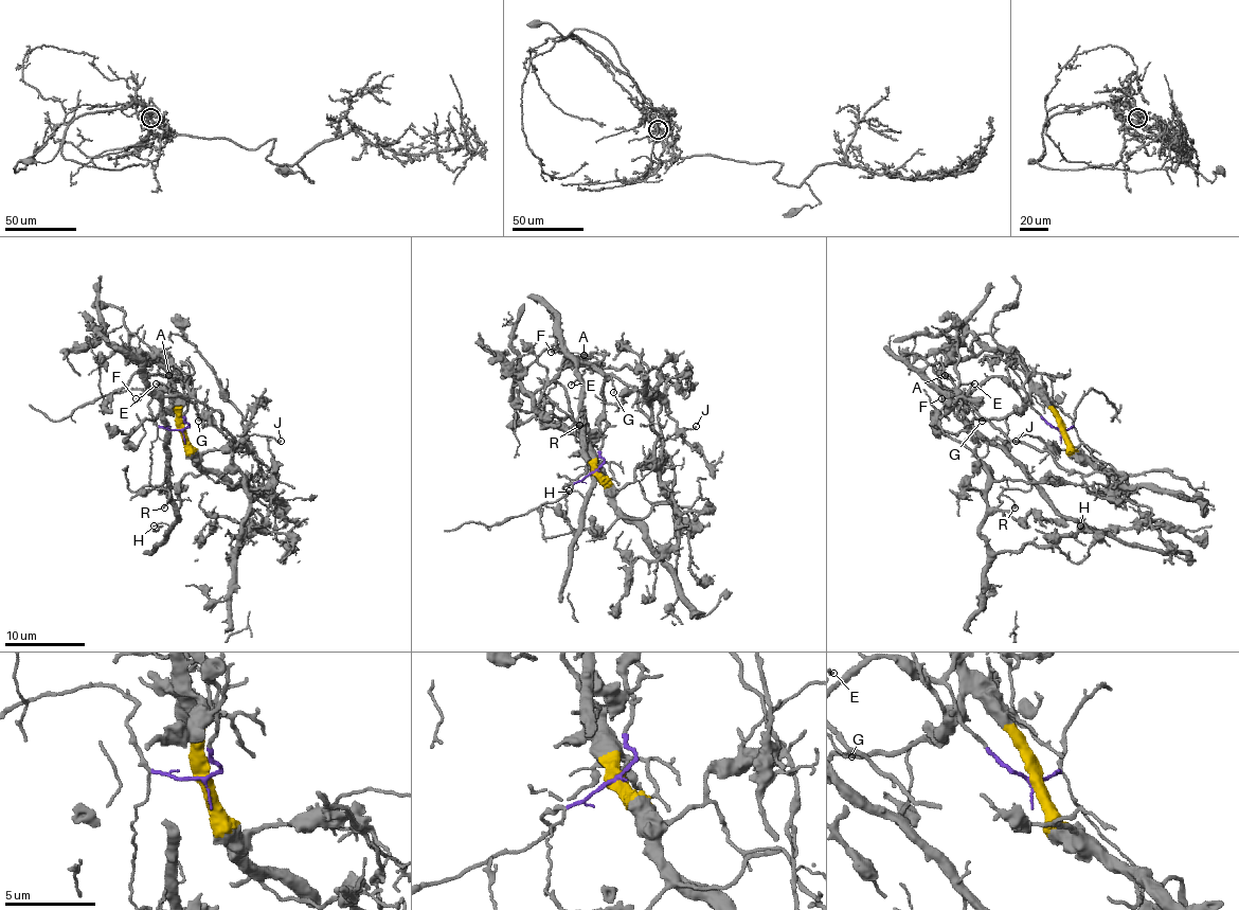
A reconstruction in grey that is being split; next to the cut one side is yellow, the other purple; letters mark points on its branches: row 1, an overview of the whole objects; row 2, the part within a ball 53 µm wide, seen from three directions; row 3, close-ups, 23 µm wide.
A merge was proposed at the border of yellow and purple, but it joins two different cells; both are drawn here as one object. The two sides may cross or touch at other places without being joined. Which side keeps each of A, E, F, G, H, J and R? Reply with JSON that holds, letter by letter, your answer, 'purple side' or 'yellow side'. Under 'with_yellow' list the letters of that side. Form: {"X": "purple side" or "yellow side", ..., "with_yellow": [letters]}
{"A": "yellow side", "E": "purple side", "F": "purple side", "G": "purple side", "H": "purple side", "J": "yellow side", "R": "purple side", "with_yellow": ["A", "J"]}

